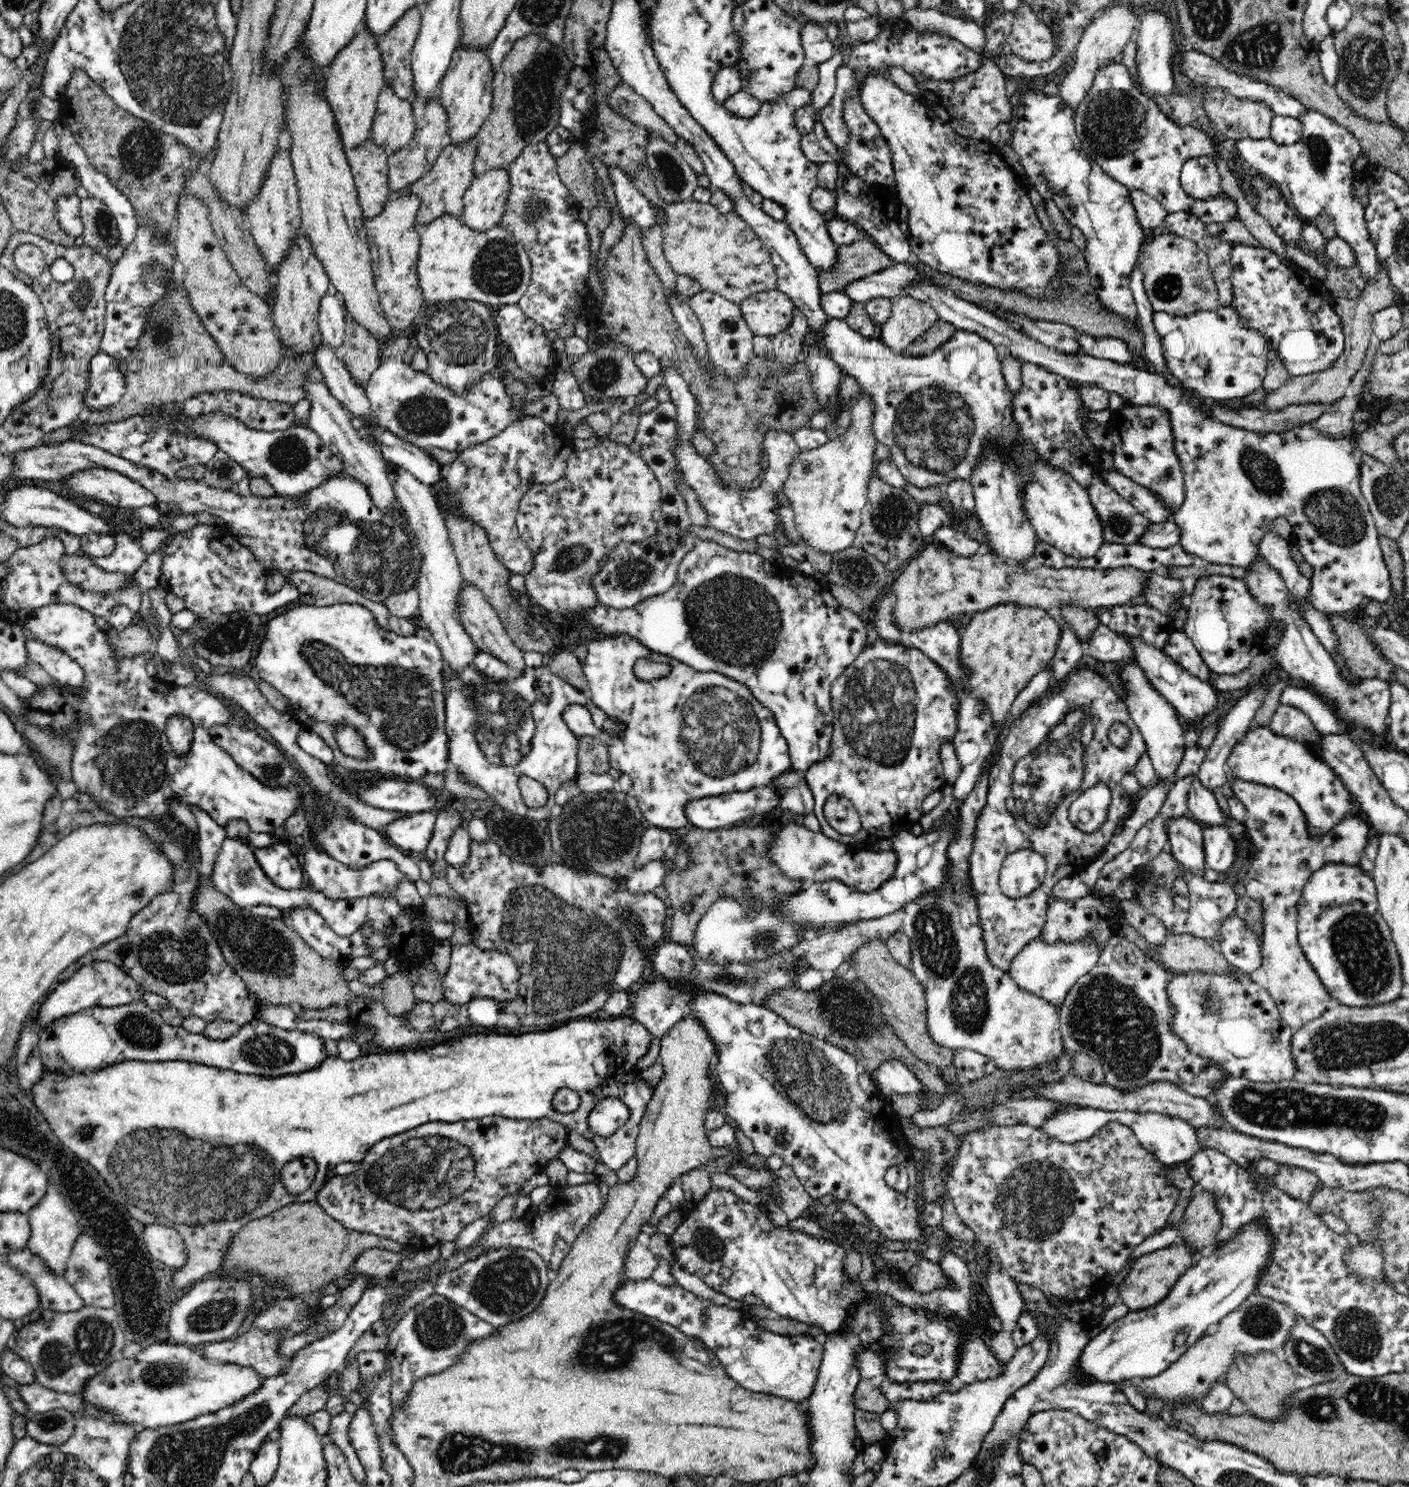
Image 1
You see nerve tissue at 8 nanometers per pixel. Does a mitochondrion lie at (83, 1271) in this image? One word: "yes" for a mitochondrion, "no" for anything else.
yes

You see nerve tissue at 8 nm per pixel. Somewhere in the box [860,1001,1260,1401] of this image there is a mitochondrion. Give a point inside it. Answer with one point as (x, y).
(1035, 1200)

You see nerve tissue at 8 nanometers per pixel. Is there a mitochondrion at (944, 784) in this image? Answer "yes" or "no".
no

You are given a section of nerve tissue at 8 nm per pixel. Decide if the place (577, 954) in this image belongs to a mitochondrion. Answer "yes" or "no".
yes

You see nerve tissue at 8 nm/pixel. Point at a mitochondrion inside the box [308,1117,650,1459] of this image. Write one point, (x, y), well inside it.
(424, 1171)

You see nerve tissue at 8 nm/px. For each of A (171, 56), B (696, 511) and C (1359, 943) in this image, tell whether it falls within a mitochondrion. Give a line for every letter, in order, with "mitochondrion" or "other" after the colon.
A: mitochondrion
B: other
C: mitochondrion

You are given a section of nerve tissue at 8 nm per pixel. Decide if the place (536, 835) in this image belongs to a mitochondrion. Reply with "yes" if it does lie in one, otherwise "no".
yes

